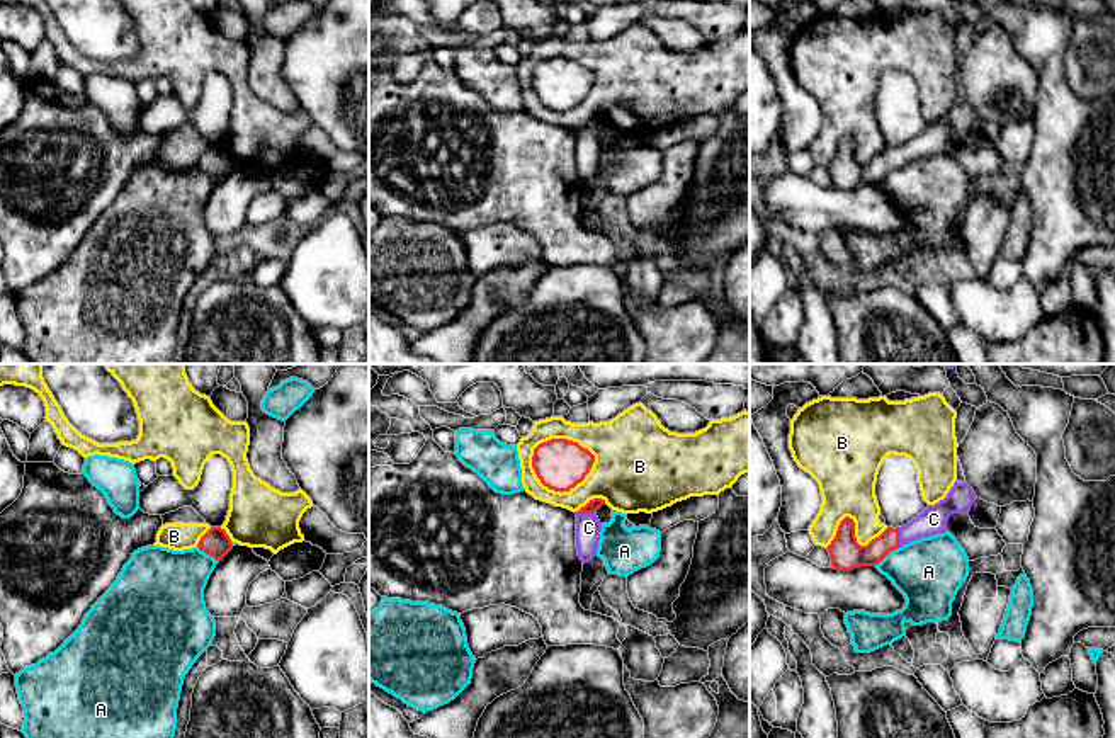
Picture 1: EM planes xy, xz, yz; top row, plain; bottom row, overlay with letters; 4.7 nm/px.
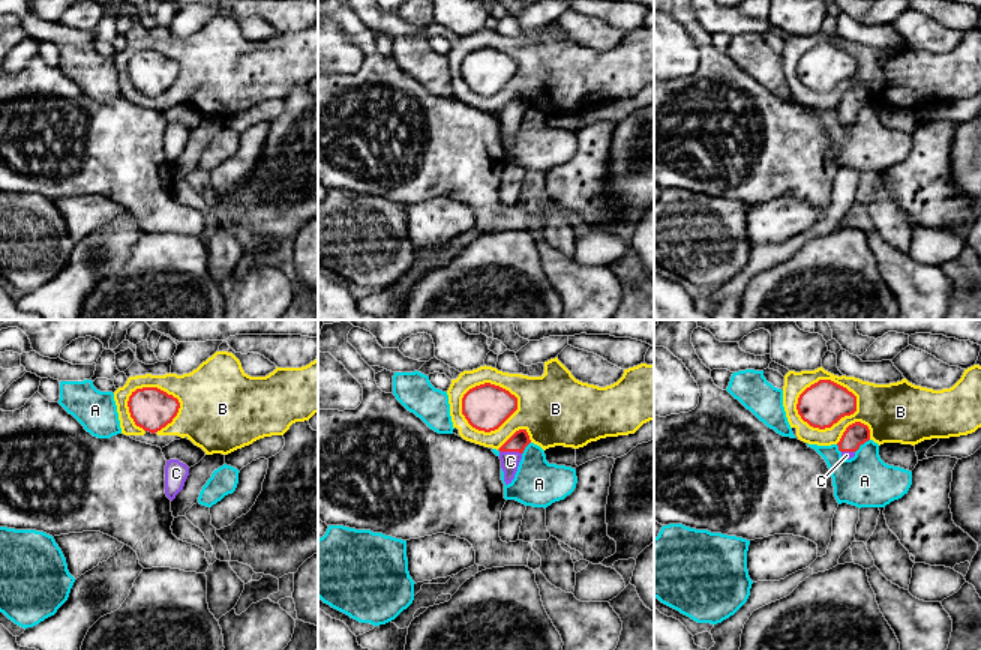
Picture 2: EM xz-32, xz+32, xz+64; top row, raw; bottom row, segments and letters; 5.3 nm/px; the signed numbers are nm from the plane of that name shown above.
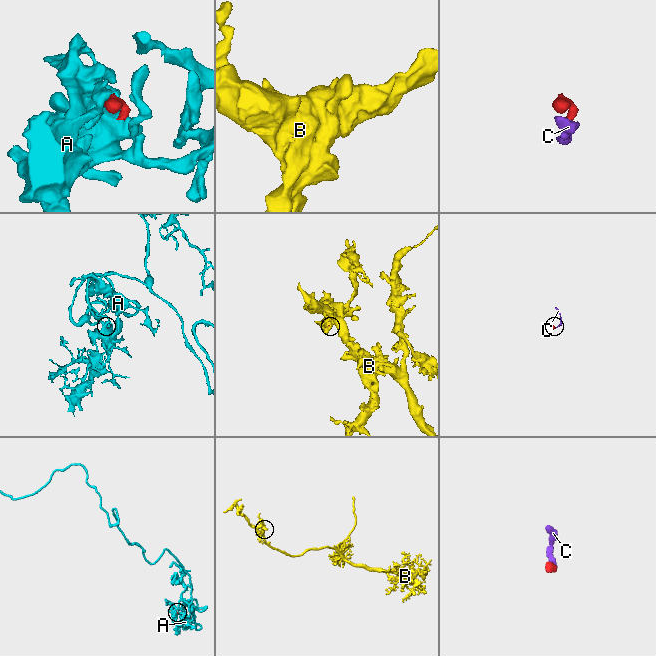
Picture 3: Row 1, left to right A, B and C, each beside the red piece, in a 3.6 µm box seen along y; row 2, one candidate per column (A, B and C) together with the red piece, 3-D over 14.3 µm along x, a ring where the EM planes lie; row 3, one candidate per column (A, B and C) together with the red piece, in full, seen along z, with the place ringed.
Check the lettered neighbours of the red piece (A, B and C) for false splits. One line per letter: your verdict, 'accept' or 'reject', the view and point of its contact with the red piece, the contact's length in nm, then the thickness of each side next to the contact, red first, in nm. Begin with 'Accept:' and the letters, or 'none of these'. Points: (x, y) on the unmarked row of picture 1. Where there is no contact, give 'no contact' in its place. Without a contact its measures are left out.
Accept: C
A: reject | yz (886, 174) | 150 nm | 150/320 nm
B: reject | xz (556, 58) | 320 nm | 240/190 nm
C: accept | yz (898, 157) | 100 nm | 140/130 nm

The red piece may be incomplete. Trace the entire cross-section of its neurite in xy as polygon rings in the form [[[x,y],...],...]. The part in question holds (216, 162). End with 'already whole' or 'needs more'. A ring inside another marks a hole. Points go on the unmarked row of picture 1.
[[[211,146],[199,160],[197,167],[221,180],[231,168],[231,158],[221,146]]] | already whole

